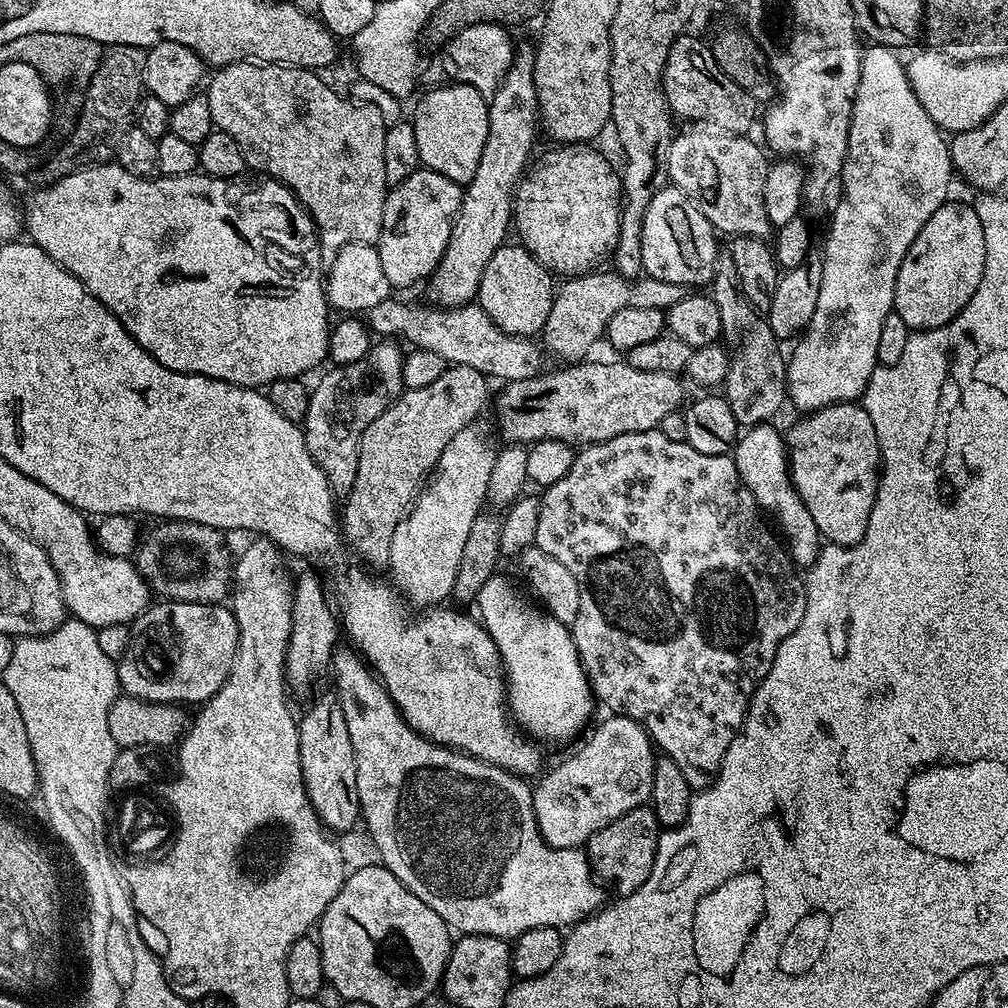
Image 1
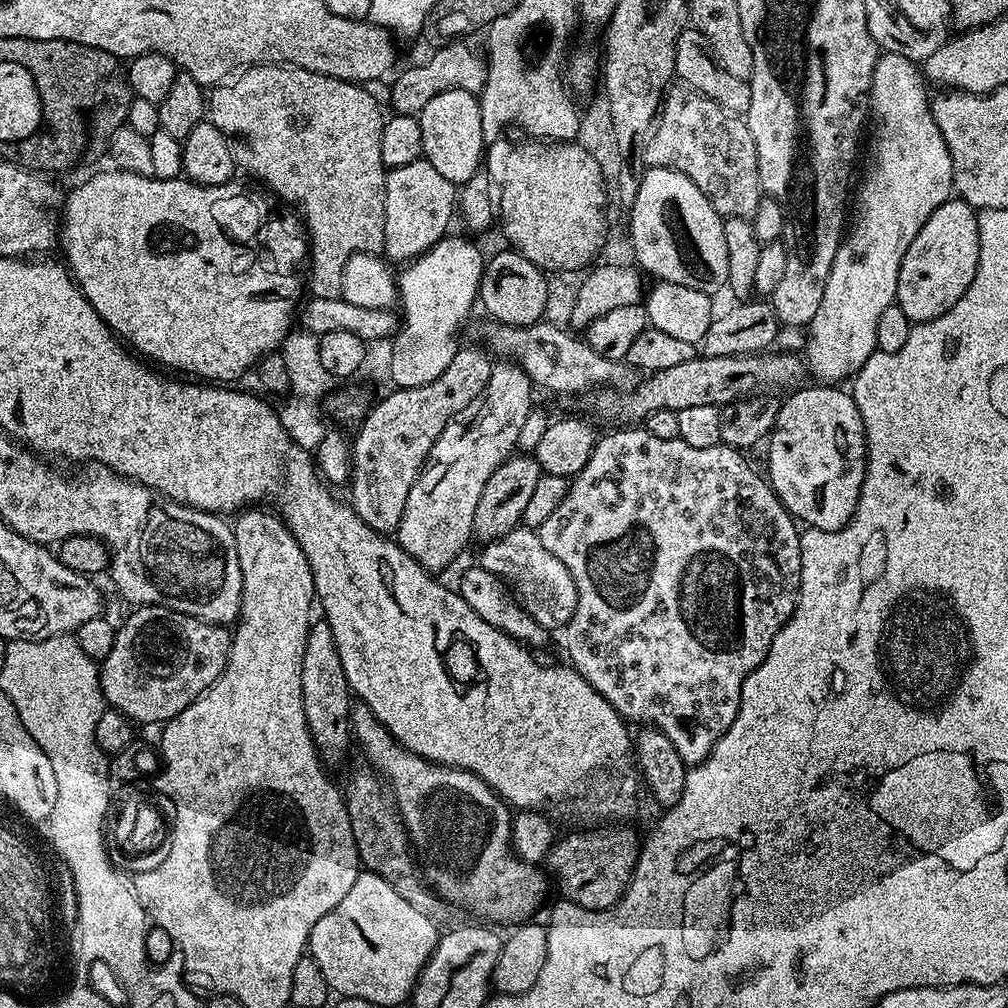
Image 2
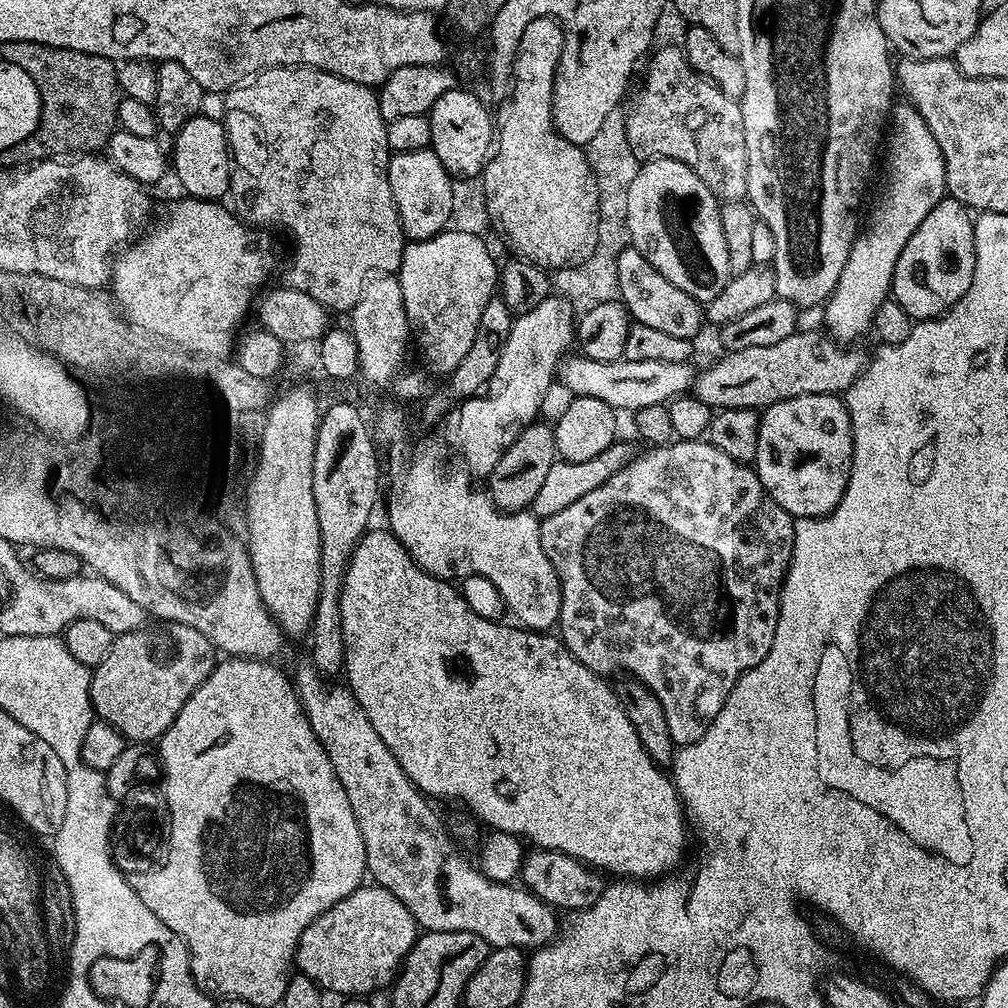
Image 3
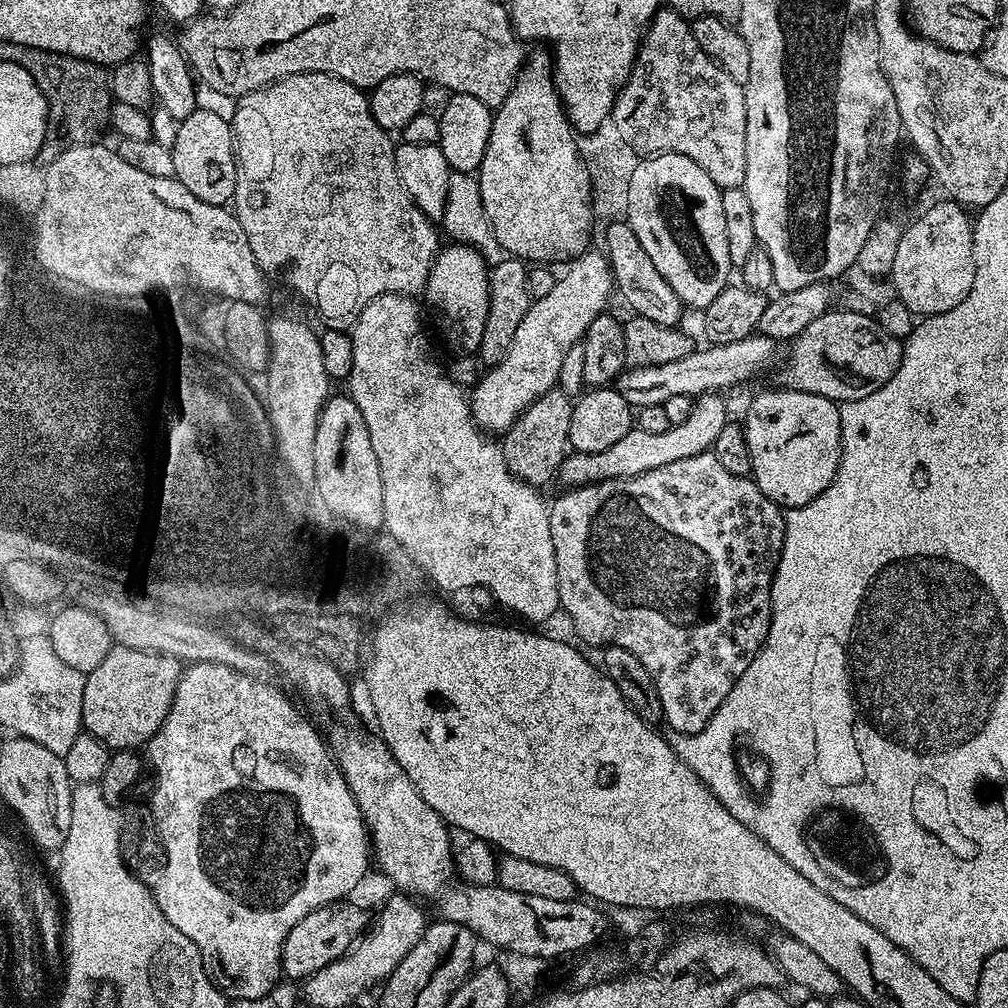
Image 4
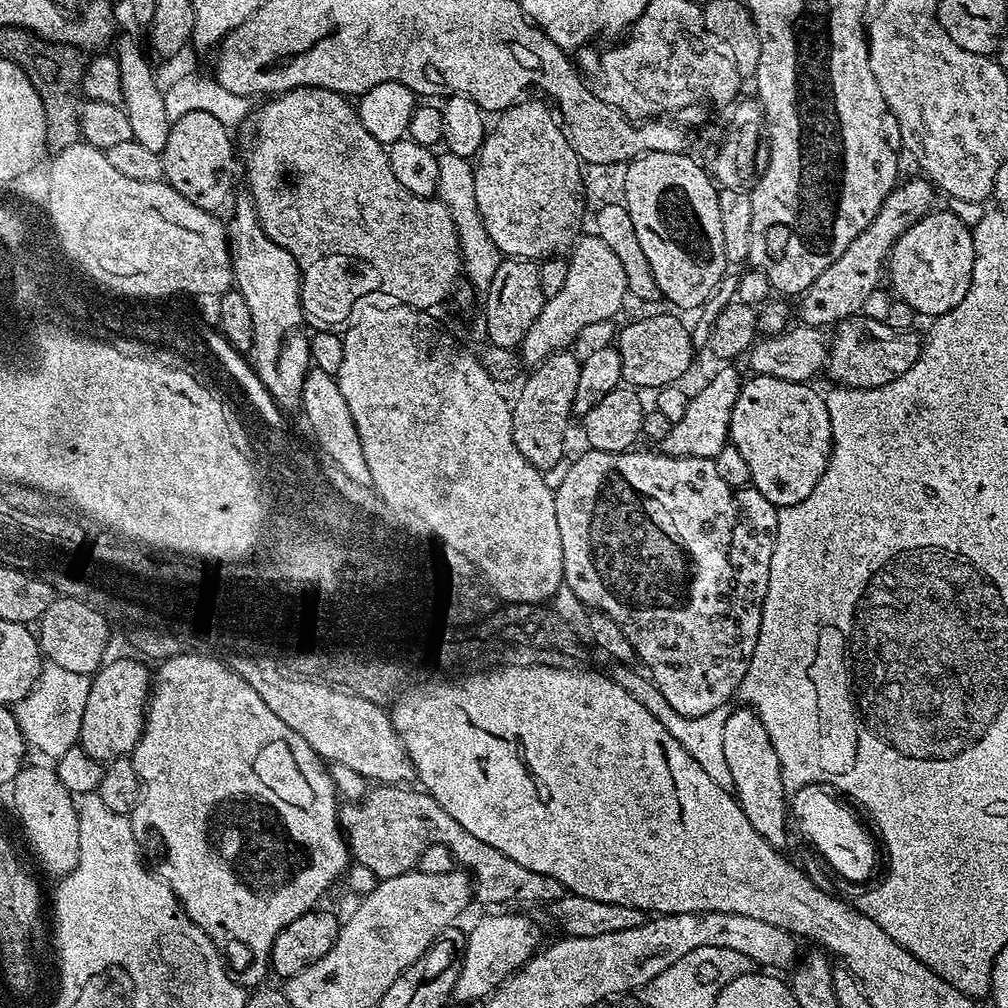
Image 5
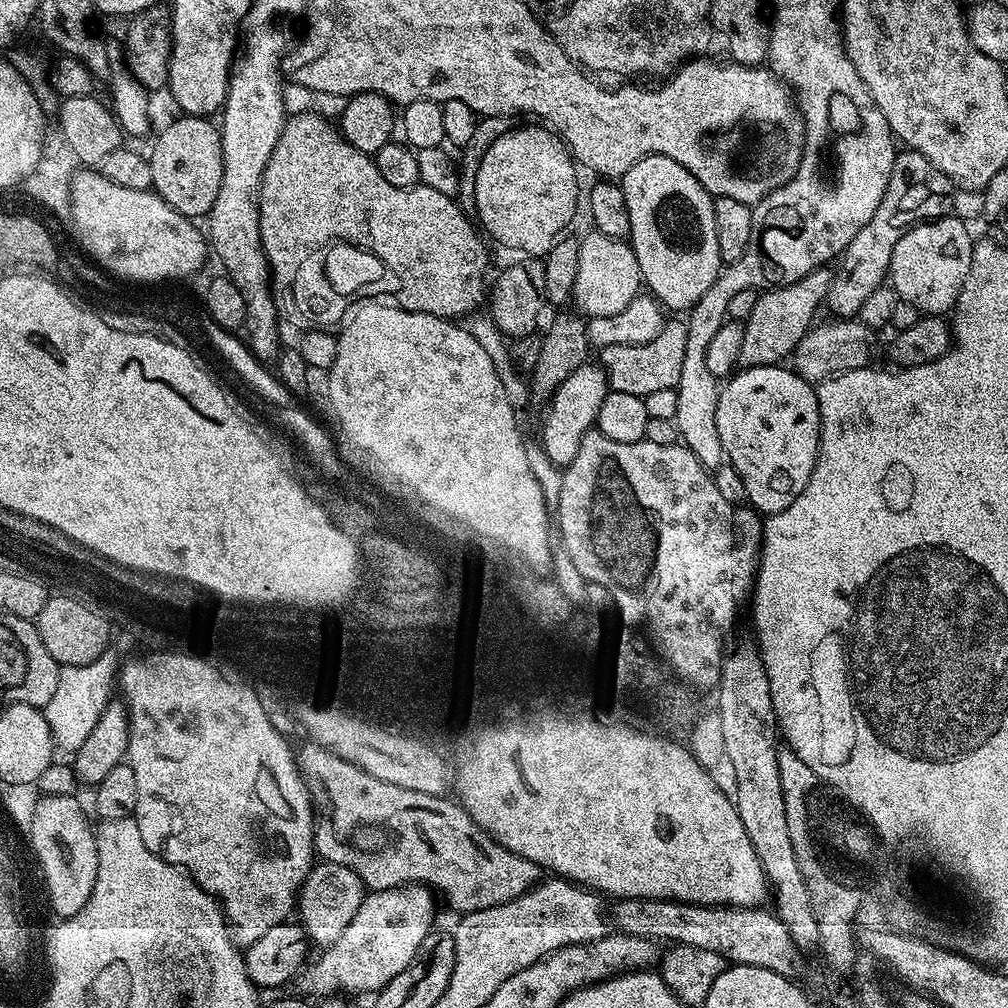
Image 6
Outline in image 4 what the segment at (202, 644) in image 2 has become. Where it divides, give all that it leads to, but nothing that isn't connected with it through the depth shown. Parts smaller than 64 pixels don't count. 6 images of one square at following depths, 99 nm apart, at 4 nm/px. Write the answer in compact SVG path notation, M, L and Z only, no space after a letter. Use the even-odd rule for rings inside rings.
M116 644L110 650L110 654L102 658L102 663L94 666L94 670L85 675L85 689L82 693L83 731L101 740L110 750L136 750L139 749L139 744L140 747L147 745L168 716L181 671L181 661L172 656L143 652L130 646Z

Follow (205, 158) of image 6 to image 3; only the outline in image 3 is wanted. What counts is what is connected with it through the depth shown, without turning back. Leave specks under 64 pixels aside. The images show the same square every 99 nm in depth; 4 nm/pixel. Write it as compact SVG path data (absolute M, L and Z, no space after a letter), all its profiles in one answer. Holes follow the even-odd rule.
M197 114L181 126L175 133L170 151L170 164L174 176L180 179L189 197L197 200L219 201L220 196L228 196L234 179L234 161L228 146L229 133L224 132L225 125L219 120Z

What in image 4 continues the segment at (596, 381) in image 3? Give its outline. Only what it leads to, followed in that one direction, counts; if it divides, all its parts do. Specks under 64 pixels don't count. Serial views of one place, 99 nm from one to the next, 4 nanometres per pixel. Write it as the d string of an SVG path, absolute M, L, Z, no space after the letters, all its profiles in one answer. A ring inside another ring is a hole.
M753 334L738 342L705 347L705 352L694 350L686 354L686 358L678 358L678 362L666 362L645 368L629 367L616 377L614 386L629 404L640 408L651 404L664 405L666 398L674 398L674 394L686 394L693 398L716 394L724 390L720 388L732 388L735 384L742 384L751 376L766 371L776 360L776 348L778 348L777 341Z

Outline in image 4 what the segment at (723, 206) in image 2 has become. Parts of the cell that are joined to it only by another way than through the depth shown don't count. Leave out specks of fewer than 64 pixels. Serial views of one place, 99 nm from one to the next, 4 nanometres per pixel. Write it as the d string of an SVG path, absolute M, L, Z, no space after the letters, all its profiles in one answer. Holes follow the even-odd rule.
M667 6L661 7L660 11L653 16L652 23L648 25L648 31L644 33L644 38L640 42L640 49L636 52L636 61L630 70L630 78L621 86L620 93L616 95L616 101L612 103L610 124L611 127L616 127L614 129L615 135L628 143L641 157L658 156L661 152L682 154L686 158L698 162L698 166L702 166L702 170L706 170L706 174L710 174L712 181L721 190L743 188L744 186L744 179L746 178L746 98L744 97L744 85L734 82L734 78L730 78L730 74L726 74L726 70L719 68L701 50L698 42L694 42L691 23Z

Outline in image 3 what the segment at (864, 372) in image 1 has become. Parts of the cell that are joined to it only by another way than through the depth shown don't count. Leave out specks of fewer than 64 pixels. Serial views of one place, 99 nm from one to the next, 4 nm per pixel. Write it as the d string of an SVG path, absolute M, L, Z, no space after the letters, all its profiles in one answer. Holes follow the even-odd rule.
M907 102L895 105L886 136L886 152L887 148L888 181L868 216L868 225L865 228L863 225L852 244L850 258L846 258L846 266L842 266L838 286L834 286L832 295L822 308L827 335L841 342L856 342L852 340L871 329L878 306L889 299L894 266L898 262L898 254L902 254L902 246L906 246L906 242L910 242L910 234L922 226L922 218L926 218L926 214L930 214L930 210L934 210L934 206L938 206L938 202L946 196L948 183L942 150L934 134L930 134L930 126L926 126L914 105Z

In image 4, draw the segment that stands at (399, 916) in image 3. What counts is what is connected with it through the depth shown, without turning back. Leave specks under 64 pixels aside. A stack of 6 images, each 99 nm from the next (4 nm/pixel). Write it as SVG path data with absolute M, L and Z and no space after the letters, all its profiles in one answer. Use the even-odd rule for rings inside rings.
M337 902L324 908L314 910L286 934L286 942L282 946L280 967L283 975L297 982L313 976L318 970L330 966L335 960L344 955L358 937L369 927L370 916L352 902Z

